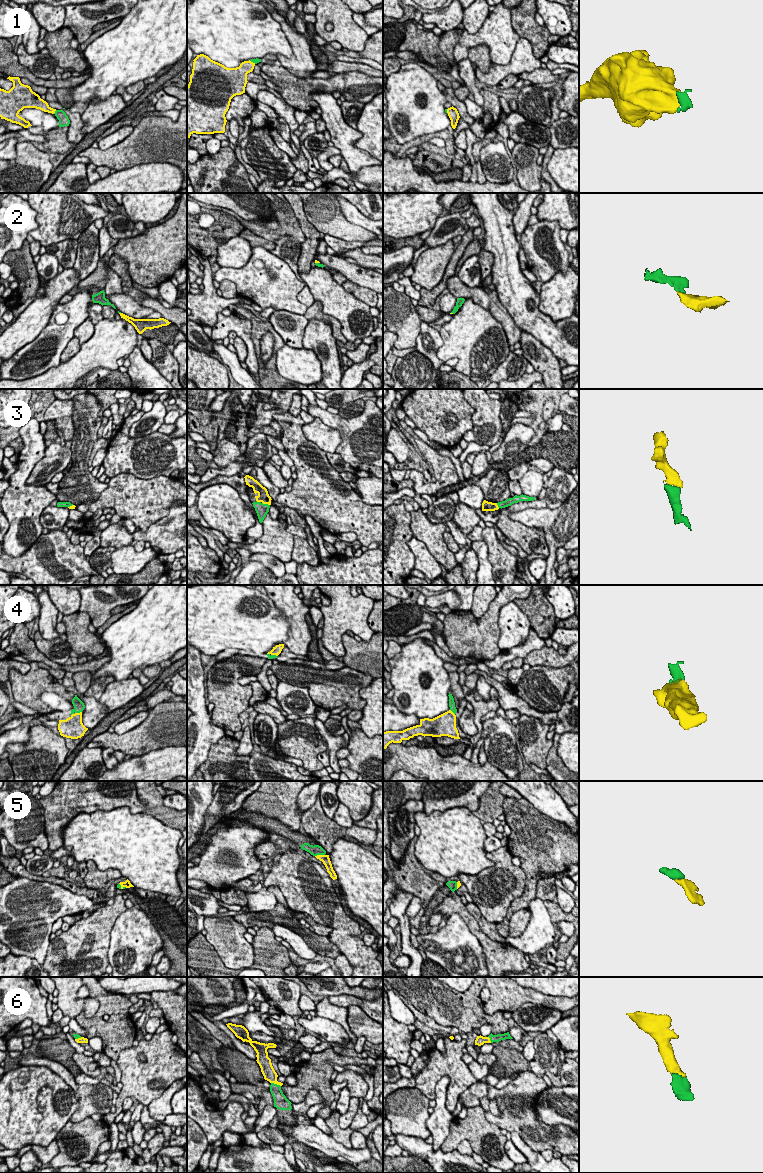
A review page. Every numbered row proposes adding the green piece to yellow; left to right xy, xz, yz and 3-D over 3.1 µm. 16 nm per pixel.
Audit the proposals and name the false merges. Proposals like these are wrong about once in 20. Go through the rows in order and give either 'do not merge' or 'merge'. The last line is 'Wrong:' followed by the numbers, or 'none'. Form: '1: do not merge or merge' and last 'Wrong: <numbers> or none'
1: merge
2: merge
3: merge
4: merge
5: merge
6: merge
Wrong: none

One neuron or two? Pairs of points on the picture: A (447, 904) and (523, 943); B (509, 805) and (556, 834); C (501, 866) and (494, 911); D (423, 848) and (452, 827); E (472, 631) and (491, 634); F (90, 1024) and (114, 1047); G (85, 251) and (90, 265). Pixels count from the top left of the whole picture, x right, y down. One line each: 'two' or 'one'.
A: two
B: one
C: one
D: one
E: one
F: one
G: one

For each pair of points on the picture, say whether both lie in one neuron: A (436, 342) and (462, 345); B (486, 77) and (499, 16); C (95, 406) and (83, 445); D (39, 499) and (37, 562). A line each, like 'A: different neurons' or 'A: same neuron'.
A: different neurons
B: different neurons
C: different neurons
D: different neurons

